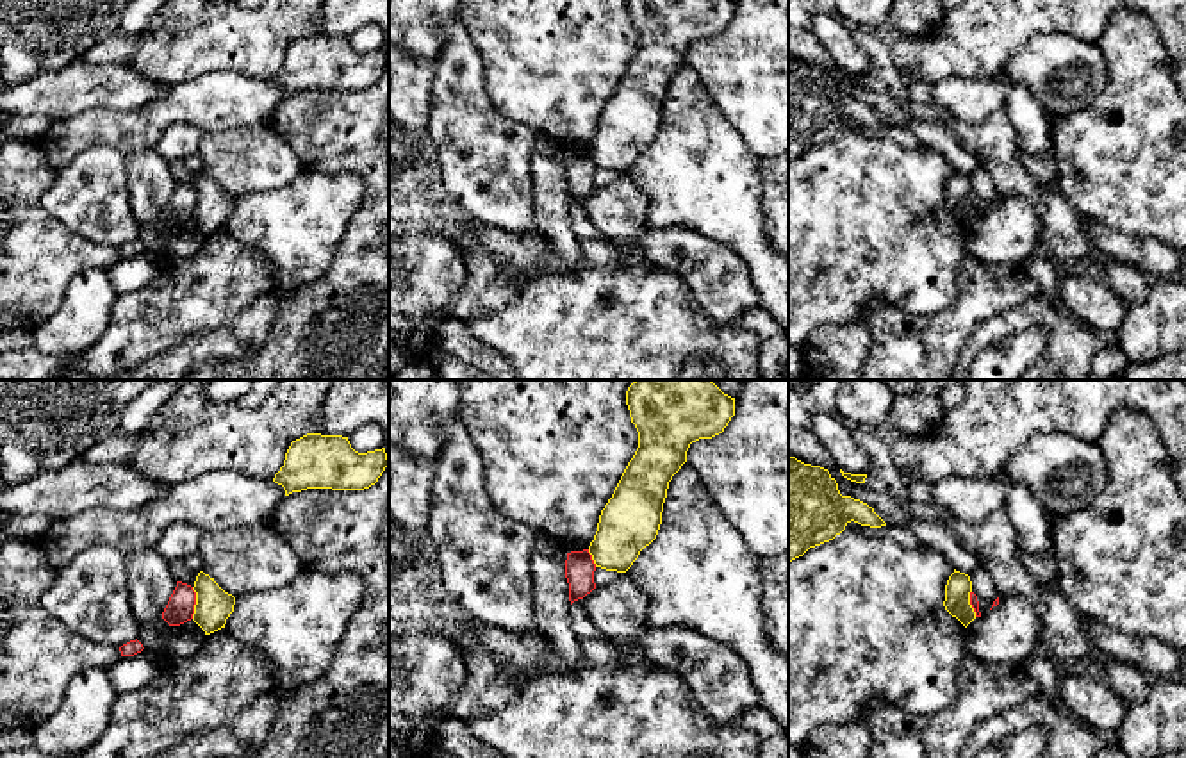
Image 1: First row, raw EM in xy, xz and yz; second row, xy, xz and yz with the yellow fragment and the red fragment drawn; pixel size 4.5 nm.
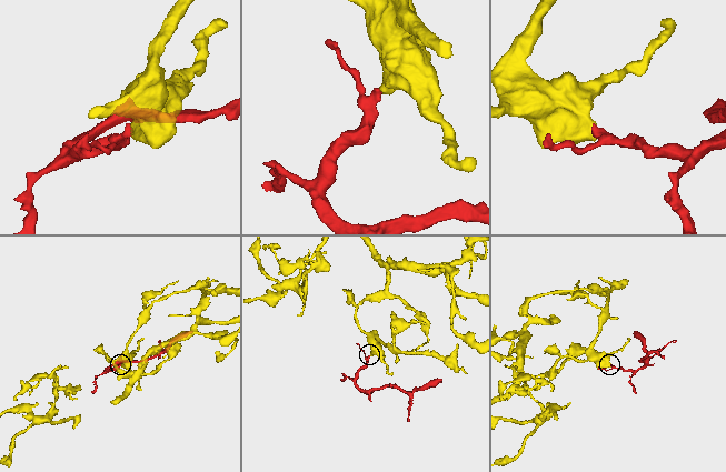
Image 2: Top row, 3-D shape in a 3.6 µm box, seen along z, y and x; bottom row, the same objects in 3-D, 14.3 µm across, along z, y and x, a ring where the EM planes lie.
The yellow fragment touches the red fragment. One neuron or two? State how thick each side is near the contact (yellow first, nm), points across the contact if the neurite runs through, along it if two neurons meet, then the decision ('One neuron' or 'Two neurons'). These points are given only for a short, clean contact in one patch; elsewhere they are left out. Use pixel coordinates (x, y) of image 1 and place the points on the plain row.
Thickness 160 nm (yellow) against 130 nm. Boundary: xy (191, 188), (195, 193), (193, 218). Two neurons

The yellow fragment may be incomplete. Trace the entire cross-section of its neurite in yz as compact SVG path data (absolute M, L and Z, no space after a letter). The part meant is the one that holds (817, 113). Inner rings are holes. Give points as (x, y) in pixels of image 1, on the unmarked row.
M788 55L788 162L833 141L851 121L870 128L886 127L872 107L842 96L828 70Z

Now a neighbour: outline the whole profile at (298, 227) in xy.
M303 168L280 189L237 196L225 230L266 257L275 292L289 294L326 273L362 203L364 180L357 173Z

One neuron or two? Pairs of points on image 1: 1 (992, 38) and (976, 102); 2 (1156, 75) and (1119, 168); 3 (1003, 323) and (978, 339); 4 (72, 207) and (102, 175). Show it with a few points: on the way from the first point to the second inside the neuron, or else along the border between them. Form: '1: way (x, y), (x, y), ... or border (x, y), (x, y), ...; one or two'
1: border (996, 77), (944, 77), (938, 81); two
2: way (1140, 98), (1140, 140), (1135, 145); one
3: way (997, 327), (983, 336); one
4: way (79, 200), (95, 182); one

